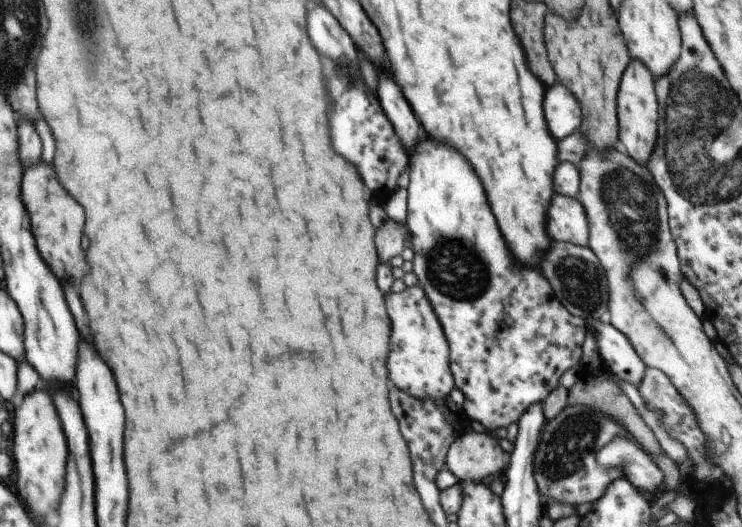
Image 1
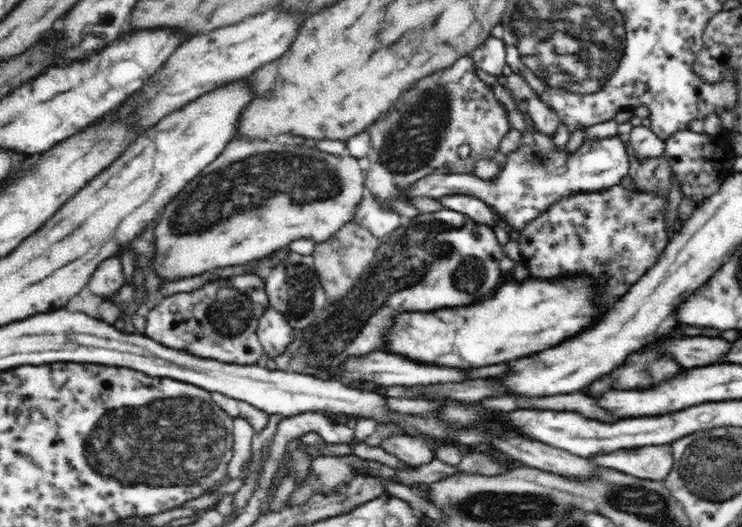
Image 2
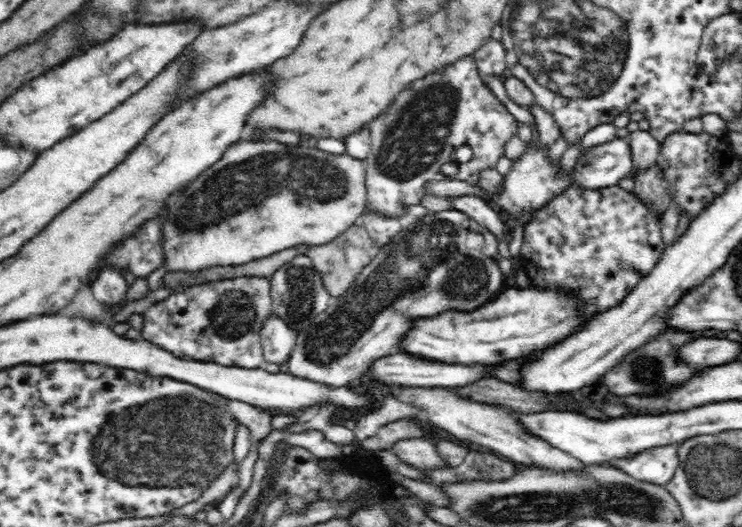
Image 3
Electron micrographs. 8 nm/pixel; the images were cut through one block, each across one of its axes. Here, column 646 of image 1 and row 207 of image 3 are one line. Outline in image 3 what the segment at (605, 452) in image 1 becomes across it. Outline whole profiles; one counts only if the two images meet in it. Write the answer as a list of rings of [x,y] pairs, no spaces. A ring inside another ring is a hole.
[[[460,196],[452,198],[451,204],[457,211],[461,211],[470,217],[470,222],[473,221],[478,228],[486,228],[497,237],[497,240],[502,240],[510,237],[510,229],[504,217],[498,216],[498,212],[494,212],[494,208],[490,208],[488,204],[481,198],[476,196]]]

